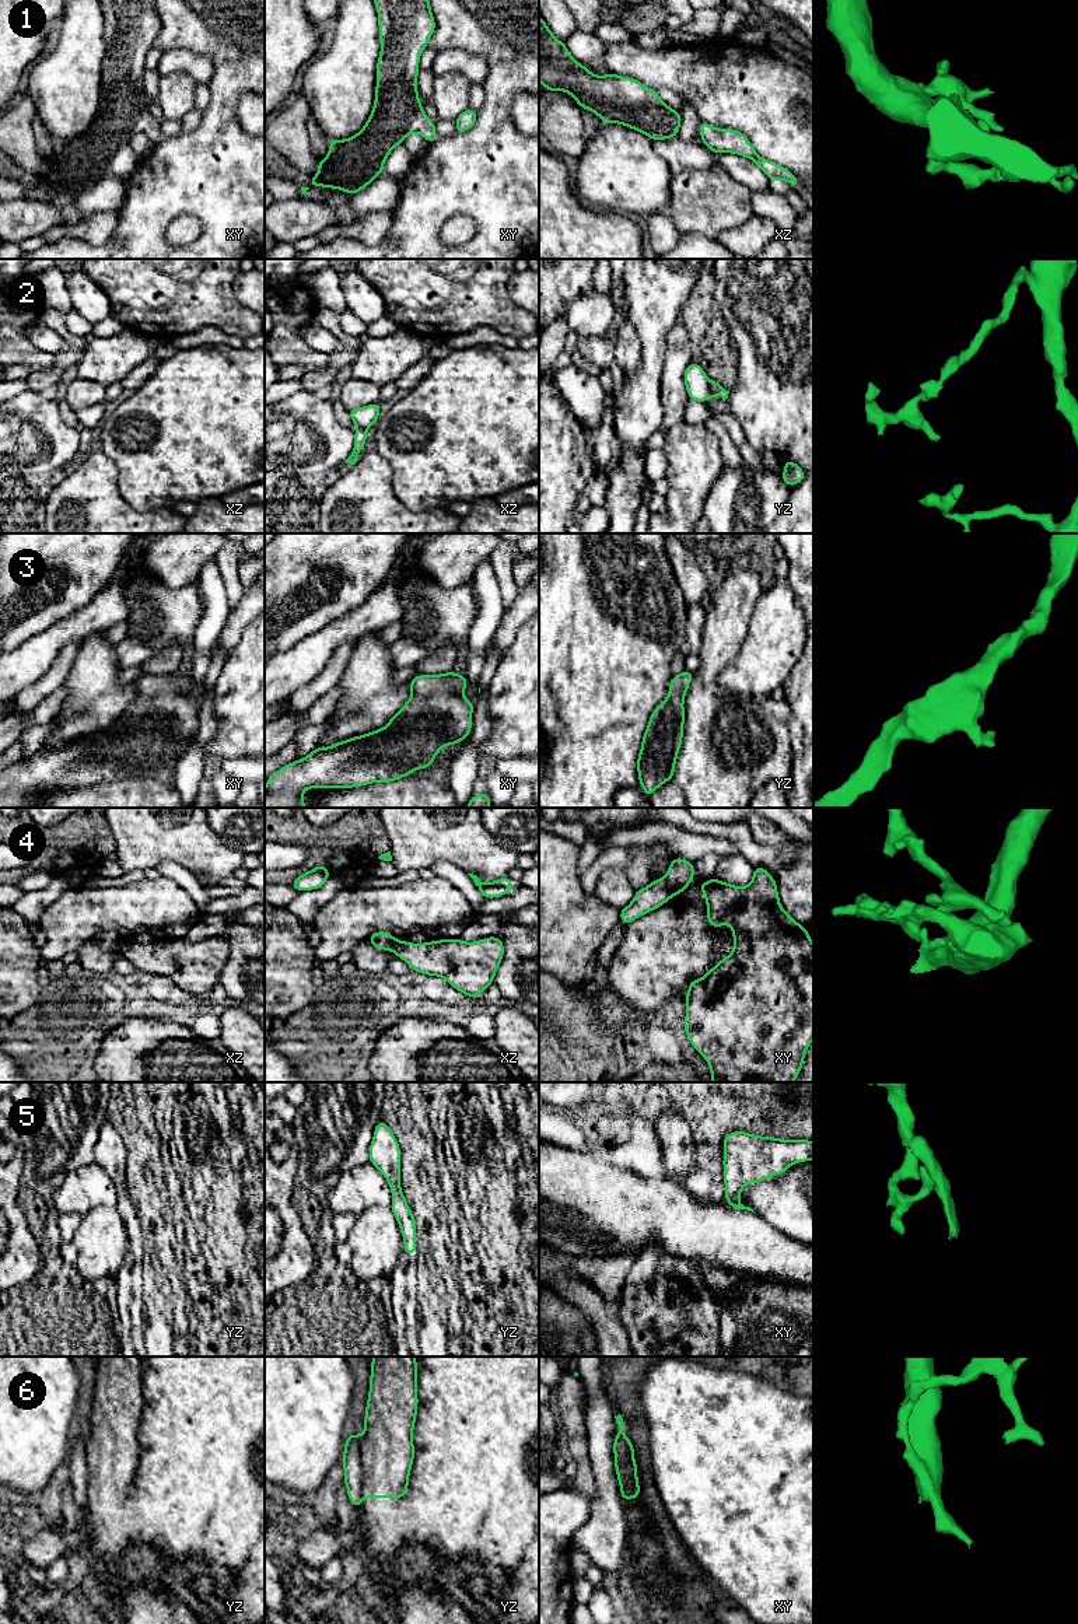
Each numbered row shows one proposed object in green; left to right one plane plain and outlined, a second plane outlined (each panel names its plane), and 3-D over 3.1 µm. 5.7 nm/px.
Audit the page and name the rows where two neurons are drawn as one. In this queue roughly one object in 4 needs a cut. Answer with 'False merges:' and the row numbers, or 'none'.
False merges: 2, 4, 6

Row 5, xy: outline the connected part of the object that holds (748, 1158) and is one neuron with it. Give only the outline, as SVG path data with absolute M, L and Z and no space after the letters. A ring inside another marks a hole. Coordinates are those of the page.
M734 1131L724 1137L725 1203L735 1210L750 1207L739 1203L742 1187L784 1173L791 1165L813 1161L811 1140L780 1140ZM755 1212L756 1214L756 1212Z

